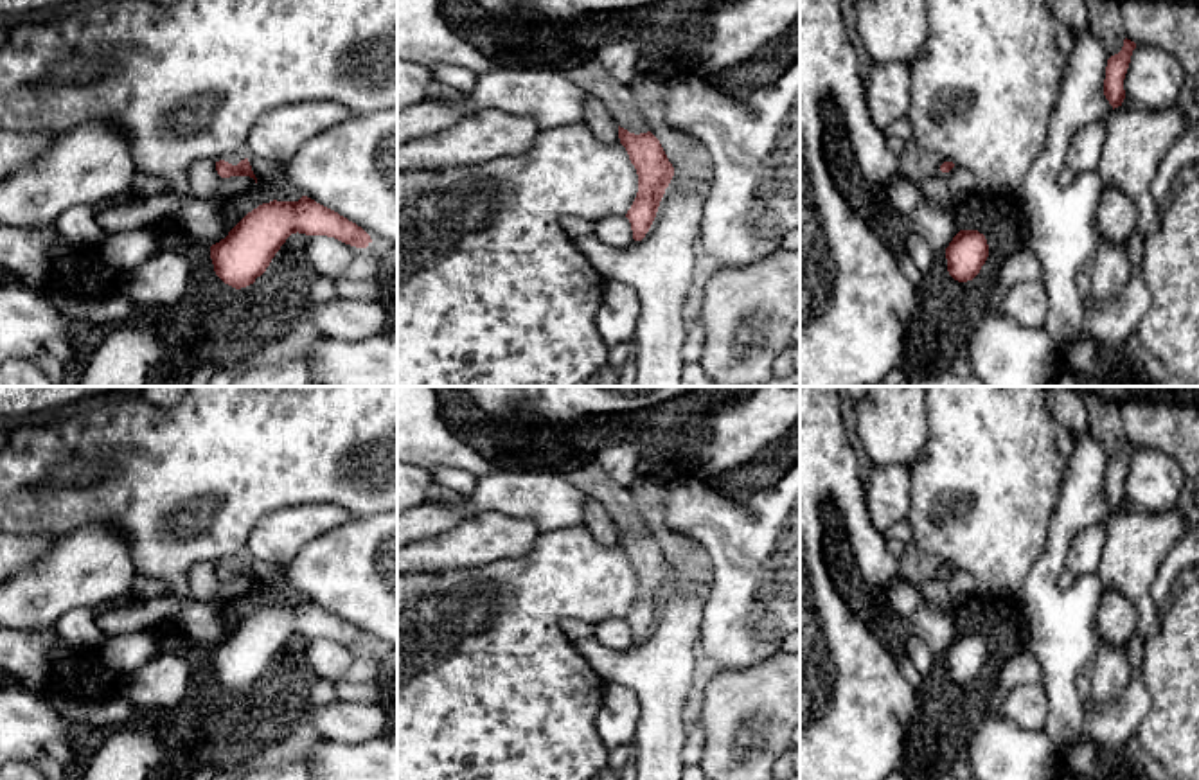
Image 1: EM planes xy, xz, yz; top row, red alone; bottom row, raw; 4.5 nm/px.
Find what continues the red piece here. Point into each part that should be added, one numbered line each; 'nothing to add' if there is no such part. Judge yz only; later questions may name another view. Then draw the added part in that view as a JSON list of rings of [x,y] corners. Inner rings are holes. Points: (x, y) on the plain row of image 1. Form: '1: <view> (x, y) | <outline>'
nothing to add

